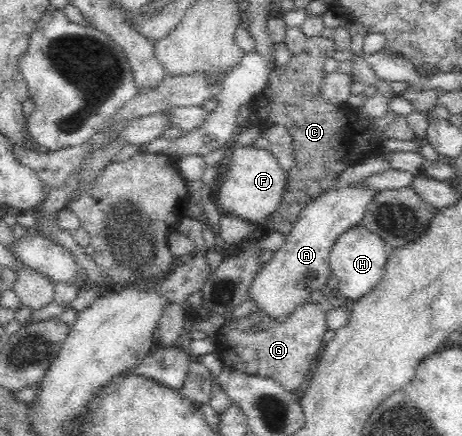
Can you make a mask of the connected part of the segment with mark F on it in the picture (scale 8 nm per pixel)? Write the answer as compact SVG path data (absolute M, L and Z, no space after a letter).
M237 145L233 147L231 160L231 164L223 170L220 193L215 202L222 205L226 214L250 222L254 228L264 226L280 209L290 173L268 149Z

